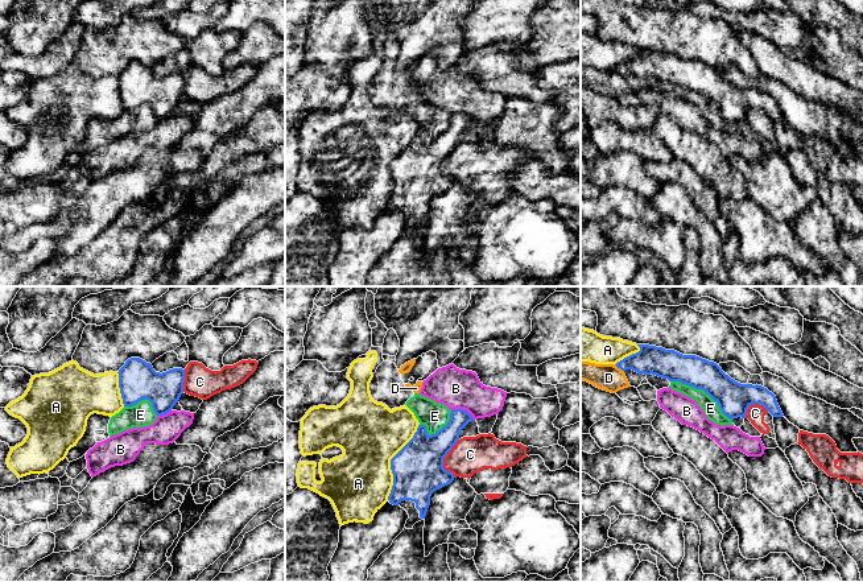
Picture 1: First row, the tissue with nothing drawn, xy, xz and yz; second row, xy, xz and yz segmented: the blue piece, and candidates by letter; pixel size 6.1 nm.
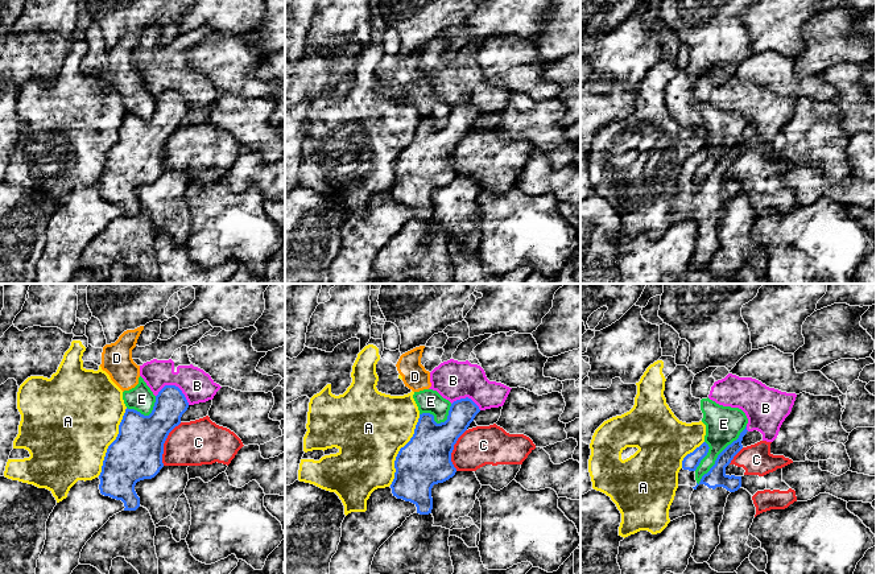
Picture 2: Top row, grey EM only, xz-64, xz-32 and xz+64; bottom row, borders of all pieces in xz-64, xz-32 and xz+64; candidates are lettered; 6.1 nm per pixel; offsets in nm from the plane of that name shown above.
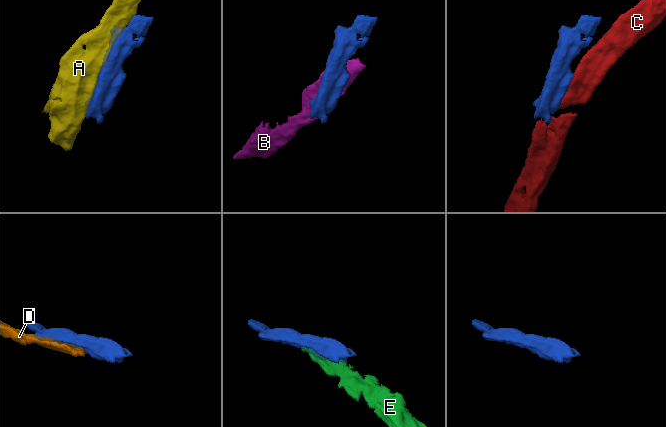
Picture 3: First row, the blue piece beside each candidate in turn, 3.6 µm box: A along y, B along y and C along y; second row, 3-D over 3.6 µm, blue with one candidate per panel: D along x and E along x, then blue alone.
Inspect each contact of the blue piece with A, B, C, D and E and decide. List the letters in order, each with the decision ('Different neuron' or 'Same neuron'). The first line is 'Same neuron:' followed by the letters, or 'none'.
Same neuron: none
A: Different neuron
B: Different neuron
C: Different neuron
D: Different neuron
E: Different neuron

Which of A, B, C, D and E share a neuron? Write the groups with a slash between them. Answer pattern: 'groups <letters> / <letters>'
groups A / B / C / D E

